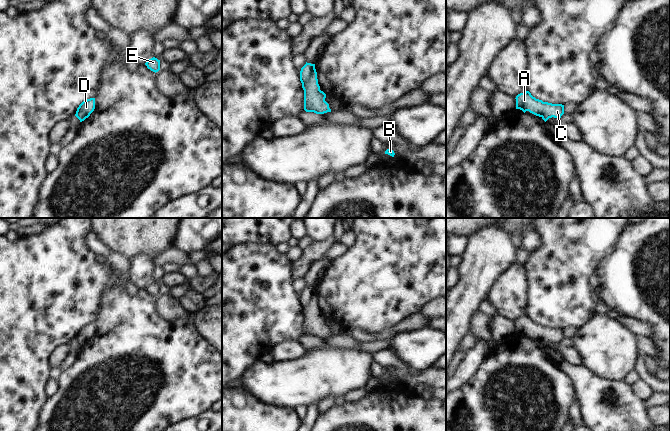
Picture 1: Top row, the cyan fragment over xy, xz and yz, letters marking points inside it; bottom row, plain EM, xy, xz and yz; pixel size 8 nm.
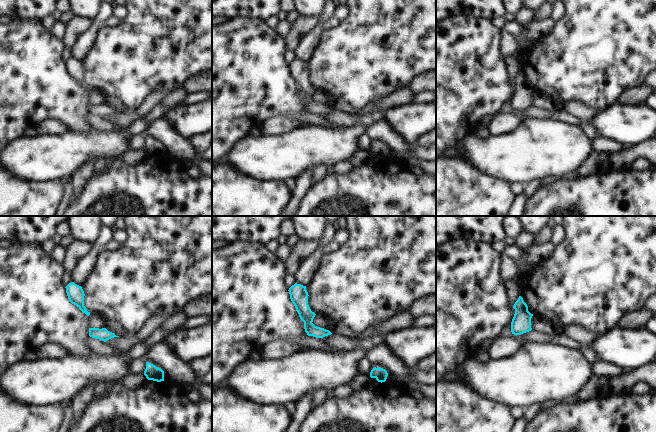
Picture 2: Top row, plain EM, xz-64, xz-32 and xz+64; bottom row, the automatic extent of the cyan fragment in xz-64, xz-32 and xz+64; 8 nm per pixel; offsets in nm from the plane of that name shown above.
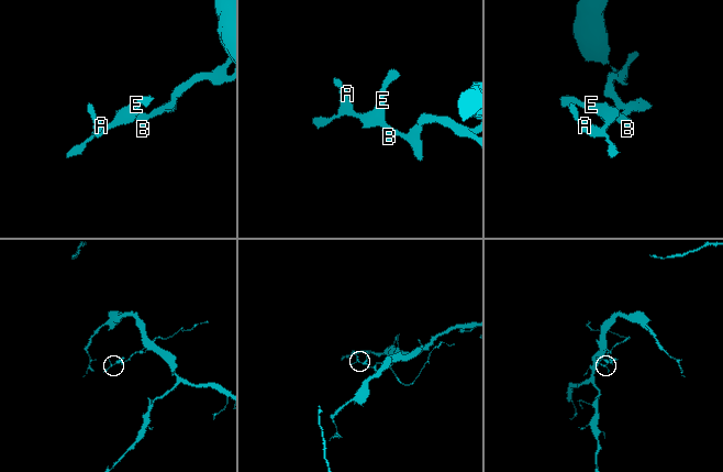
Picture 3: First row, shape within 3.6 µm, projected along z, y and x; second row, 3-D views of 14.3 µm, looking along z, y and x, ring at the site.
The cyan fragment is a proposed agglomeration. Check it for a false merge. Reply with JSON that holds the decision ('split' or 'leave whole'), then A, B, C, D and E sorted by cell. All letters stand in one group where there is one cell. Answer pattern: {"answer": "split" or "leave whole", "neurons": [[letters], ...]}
{"answer": "leave whole", "neurons": [["A", "B", "C", "D", "E"]]}

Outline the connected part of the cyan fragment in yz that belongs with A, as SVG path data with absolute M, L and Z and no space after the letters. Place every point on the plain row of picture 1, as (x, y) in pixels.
M529 315L518 318L515 323L516 333L520 333L524 337L529 335L541 341L545 346L552 341L561 342L564 338L564 329L543 326L533 321Z

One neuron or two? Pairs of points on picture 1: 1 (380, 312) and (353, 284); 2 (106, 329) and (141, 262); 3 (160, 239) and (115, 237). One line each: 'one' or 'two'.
1: one
2: two
3: one

